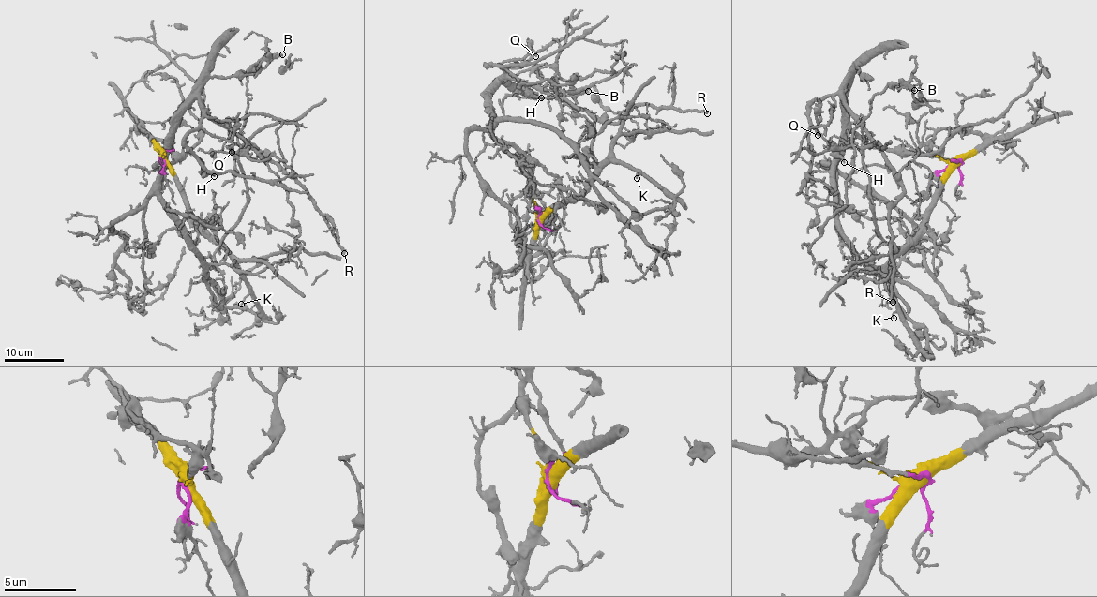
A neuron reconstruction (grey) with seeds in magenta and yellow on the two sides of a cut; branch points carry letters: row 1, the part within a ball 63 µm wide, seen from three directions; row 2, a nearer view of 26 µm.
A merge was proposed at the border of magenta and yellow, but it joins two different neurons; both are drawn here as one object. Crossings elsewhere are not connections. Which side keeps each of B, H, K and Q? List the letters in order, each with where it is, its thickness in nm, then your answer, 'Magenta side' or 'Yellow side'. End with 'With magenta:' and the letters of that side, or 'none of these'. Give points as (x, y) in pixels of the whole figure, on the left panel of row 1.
B: Place: (282, 54). Thickness 320 nm. Yellow side
H: Place: (214, 176). Thickness 150 nm. Magenta side
K: Place: (241, 304). Thickness 130 nm. Yellow side
Q: Place: (232, 152). Thickness 120 nm. Magenta side
With magenta: H, Q

